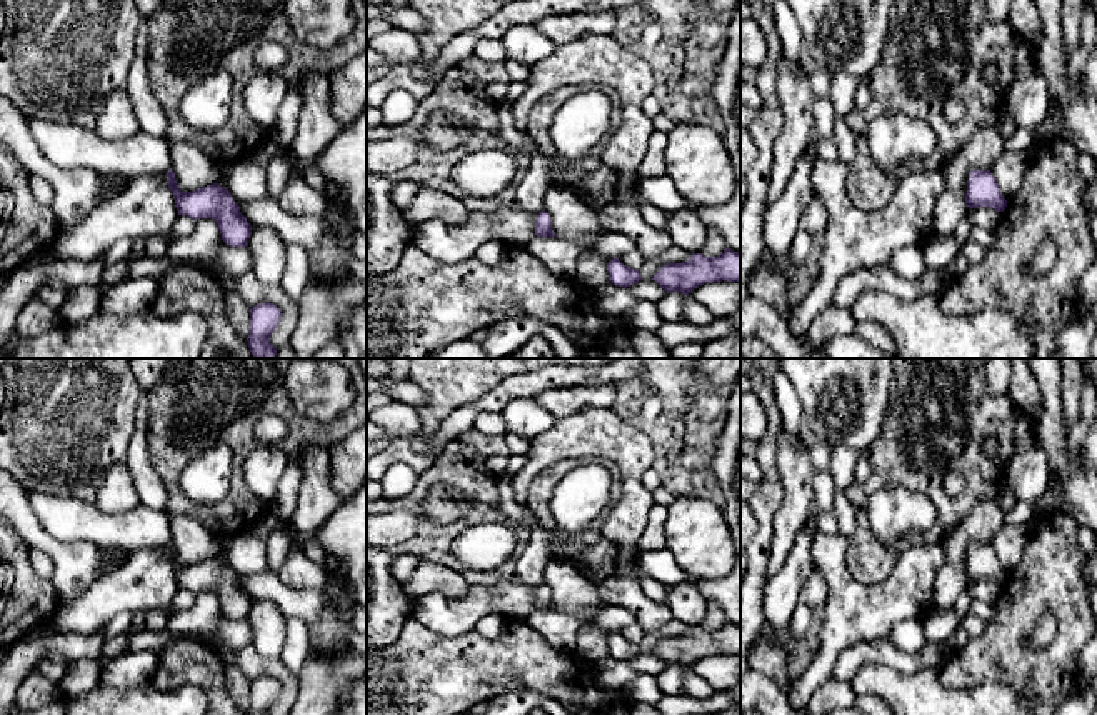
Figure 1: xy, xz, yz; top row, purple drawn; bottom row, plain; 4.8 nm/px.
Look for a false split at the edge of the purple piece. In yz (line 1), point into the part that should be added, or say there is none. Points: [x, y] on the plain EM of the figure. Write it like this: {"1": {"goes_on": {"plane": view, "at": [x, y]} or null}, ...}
{"1": {"goes_on": null}}

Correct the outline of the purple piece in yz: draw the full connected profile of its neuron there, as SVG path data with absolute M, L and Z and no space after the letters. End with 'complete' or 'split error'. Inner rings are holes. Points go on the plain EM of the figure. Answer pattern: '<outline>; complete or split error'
M972 543L969 547L965 578L970 582L990 580L997 585L1005 583L1007 573L990 543Z; complete

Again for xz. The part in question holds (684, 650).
M725 622L719 630L694 627L682 637L664 638L654 652L665 665L689 668L694 662L712 655L740 655L740 625Z; complete

